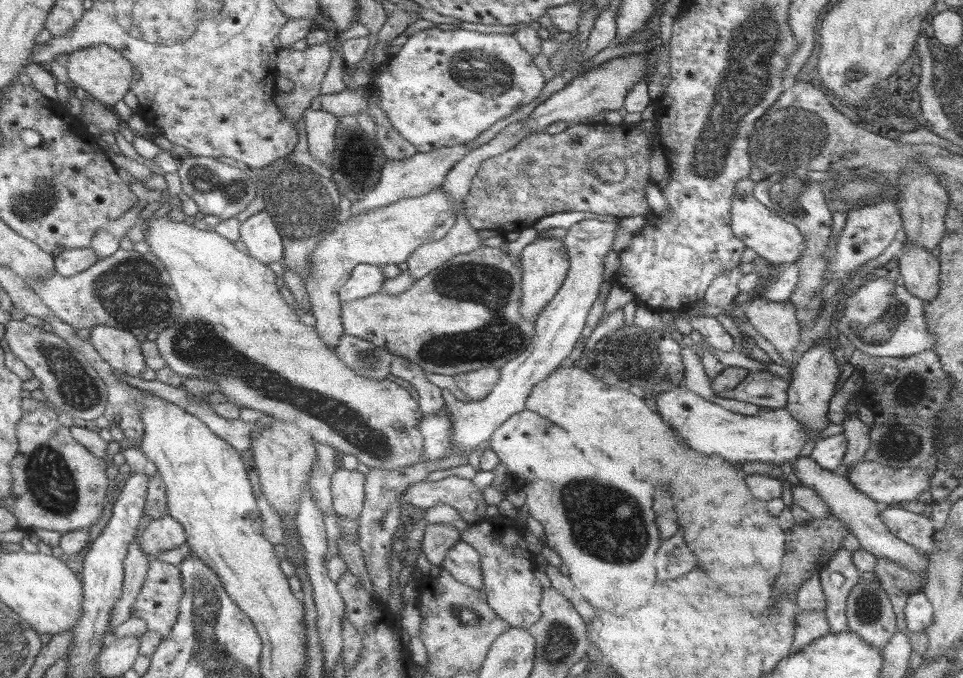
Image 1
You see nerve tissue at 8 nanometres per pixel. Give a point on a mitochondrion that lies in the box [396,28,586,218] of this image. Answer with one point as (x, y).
(494, 76)

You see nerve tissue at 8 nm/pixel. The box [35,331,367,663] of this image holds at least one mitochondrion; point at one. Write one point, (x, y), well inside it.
(80, 391)

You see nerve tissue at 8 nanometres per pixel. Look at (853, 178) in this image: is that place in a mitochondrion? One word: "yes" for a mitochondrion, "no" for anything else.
no

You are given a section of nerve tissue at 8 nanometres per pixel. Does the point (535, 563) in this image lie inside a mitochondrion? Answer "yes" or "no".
no

